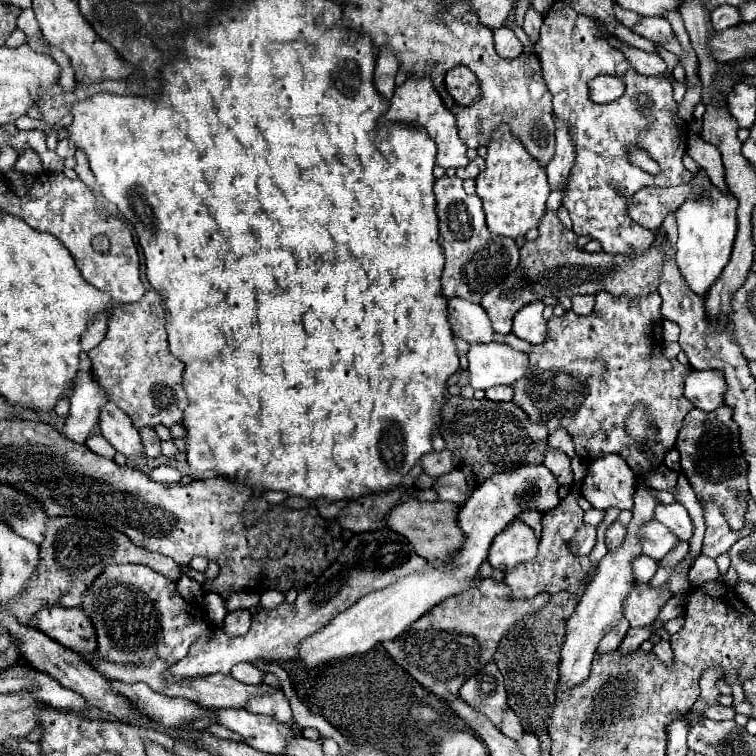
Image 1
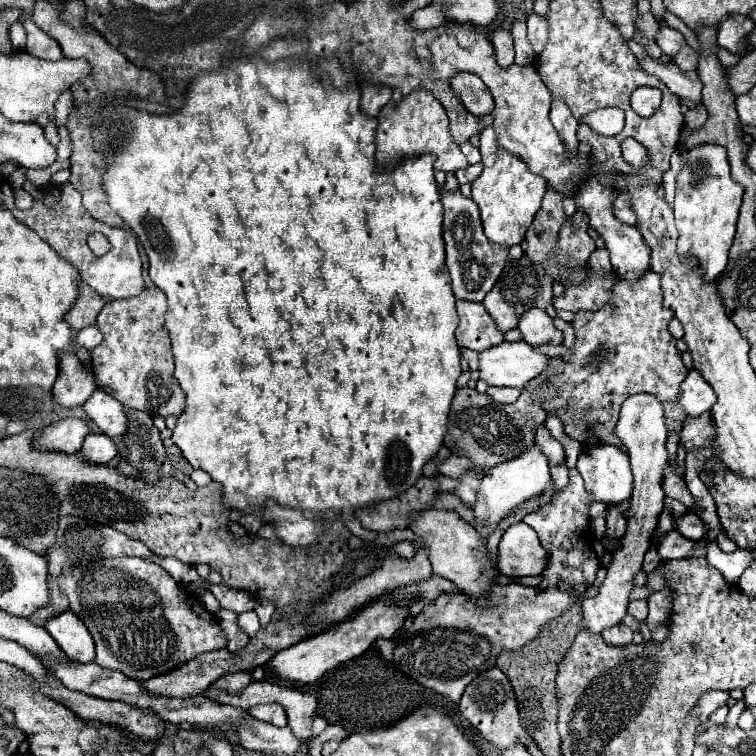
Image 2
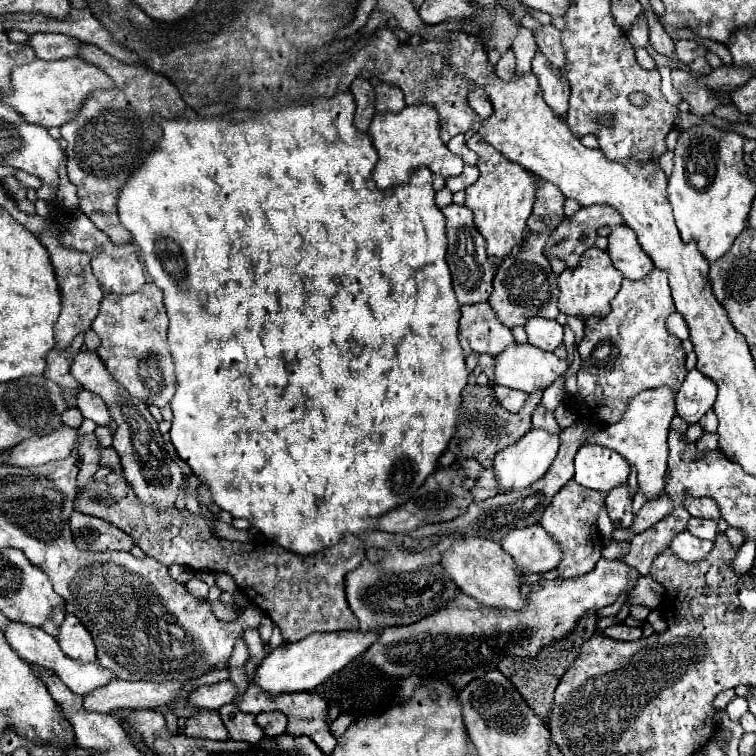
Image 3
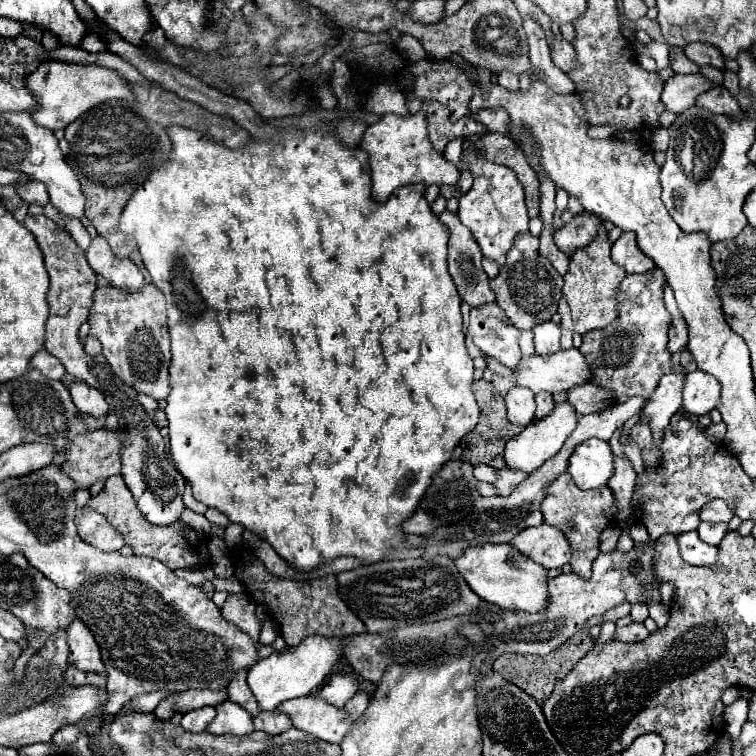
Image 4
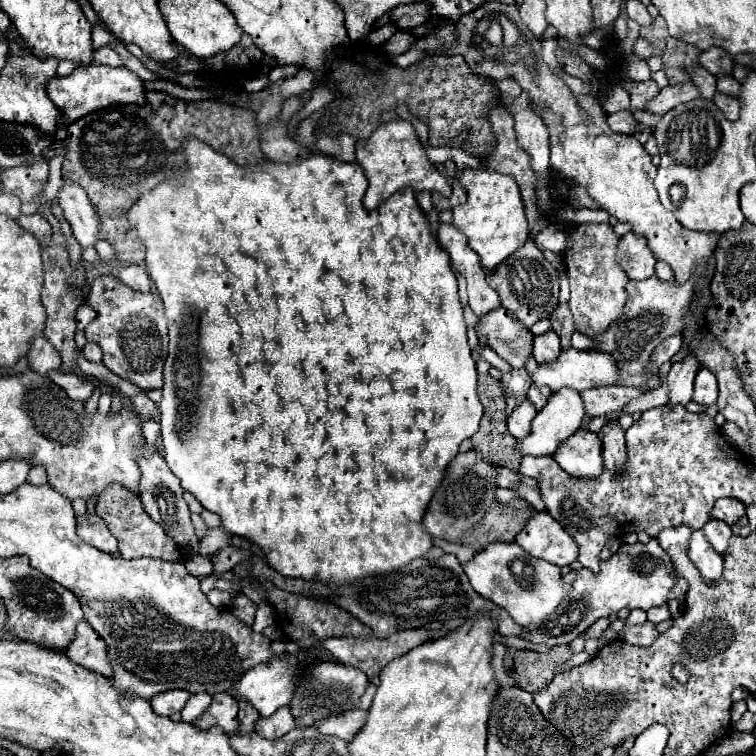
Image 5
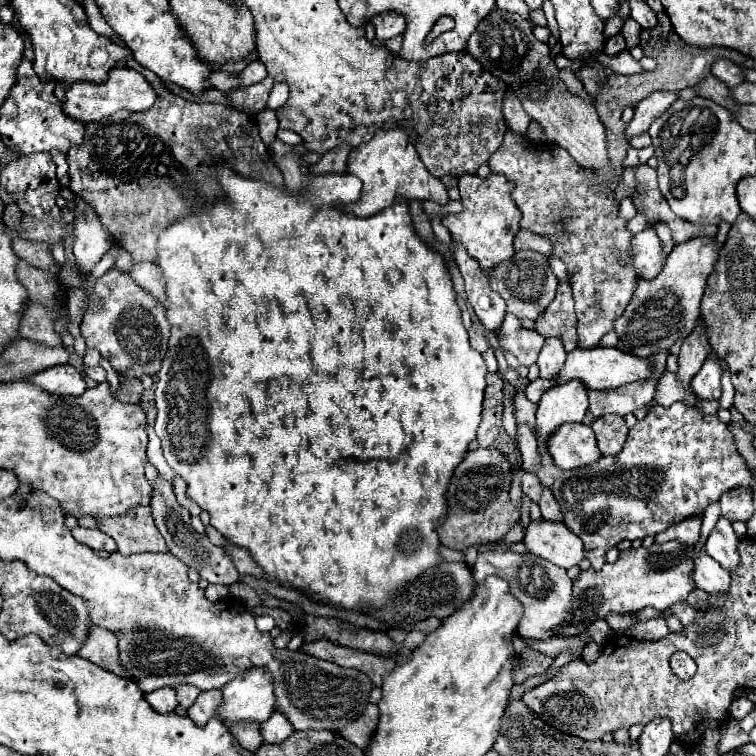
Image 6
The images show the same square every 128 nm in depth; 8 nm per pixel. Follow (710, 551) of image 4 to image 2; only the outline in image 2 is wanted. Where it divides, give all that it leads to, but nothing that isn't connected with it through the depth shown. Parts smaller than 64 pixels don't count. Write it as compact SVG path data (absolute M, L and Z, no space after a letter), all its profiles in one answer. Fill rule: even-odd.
M670 530L666 534L652 534L652 542L656 544L656 552L660 560L676 560L676 558L688 558L694 546L694 540L688 540L680 536L678 530ZM712 542L712 566L716 566L722 576L726 578L726 582L736 584L740 574L748 568L748 558L746 558L746 550L736 550L732 554L724 554L718 550L718 546Z

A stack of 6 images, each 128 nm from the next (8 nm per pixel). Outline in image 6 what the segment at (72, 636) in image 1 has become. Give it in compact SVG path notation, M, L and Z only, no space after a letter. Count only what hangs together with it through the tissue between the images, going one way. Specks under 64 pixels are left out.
M92 626L86 642L78 650L78 656L84 660L90 660L92 664L96 664L108 672L114 672L116 676L128 678L128 672L124 668L120 668L116 636L112 636L112 632L108 632L106 628Z

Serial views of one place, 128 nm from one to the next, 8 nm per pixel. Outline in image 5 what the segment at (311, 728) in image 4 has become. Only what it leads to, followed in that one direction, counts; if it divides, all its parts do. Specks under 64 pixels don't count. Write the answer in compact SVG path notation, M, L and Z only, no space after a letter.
M348 710L342 714L334 714L334 716L316 720L314 728L322 734L338 736L344 742L350 742L356 736L356 732L360 730L360 726L364 726L364 720L366 720L364 710Z

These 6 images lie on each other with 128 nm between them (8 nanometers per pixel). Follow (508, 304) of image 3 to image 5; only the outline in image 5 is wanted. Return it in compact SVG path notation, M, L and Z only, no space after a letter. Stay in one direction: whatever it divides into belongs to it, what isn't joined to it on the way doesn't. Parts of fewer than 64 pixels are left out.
M528 240L520 250L508 256L508 260L504 260L504 264L500 264L500 268L496 268L486 280L500 294L502 306L510 310L526 328L532 328L538 320L550 318L550 314L558 306L558 272L542 256L542 252L536 248L532 240Z

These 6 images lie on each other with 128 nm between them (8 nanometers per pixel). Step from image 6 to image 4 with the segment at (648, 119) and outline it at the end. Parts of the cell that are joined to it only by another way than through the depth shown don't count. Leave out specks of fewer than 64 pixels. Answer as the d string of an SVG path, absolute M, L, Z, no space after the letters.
M674 74L670 80L664 84L662 92L662 102L670 112L684 112L690 106L694 106L694 100L698 94L706 92L712 88L714 82L704 78L702 74Z

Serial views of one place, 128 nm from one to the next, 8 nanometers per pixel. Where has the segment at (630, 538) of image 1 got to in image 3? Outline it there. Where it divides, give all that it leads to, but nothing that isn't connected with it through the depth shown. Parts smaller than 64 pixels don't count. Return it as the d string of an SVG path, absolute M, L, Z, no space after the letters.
M670 388L644 390L630 400L620 422L606 426L604 430L592 434L586 442L606 446L606 448L612 448L618 454L622 454L636 468L638 488L642 490L644 498L656 500L664 492L664 486L666 486L666 458L668 458L666 440L668 440L668 432L670 432L670 420L674 418L674 414L676 414L674 392L670 392Z

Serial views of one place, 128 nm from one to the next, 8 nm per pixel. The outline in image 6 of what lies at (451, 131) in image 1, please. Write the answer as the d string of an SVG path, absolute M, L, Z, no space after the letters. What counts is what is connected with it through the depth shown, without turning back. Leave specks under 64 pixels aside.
M400 128L380 130L370 142L356 146L348 158L348 172L356 174L364 182L358 202L344 206L344 212L352 212L356 216L376 214L392 206L396 196L402 196L406 200L434 200L438 204L446 204L450 200L446 186L440 182L440 178L432 176L426 170L414 144Z

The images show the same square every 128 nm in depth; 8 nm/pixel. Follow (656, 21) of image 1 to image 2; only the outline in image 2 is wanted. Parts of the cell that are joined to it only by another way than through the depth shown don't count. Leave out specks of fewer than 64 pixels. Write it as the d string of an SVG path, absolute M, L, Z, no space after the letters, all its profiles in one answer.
M660 22L660 28L658 28L658 34L656 34L654 42L656 42L656 44L660 46L660 50L666 52L668 56L674 56L674 54L686 44L684 36L682 36L678 30L674 30L674 28L670 28L668 24L664 24L664 22Z

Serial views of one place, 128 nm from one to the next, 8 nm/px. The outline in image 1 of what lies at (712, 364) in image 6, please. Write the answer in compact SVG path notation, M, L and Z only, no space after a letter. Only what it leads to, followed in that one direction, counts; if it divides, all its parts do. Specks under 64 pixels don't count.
M692 370L686 378L684 396L700 410L712 412L724 404L726 380L718 370Z

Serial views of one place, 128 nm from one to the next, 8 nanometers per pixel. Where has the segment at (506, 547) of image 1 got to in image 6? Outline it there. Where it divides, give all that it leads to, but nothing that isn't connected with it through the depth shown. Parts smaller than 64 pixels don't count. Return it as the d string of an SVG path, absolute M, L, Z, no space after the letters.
M532 520L522 542L526 544L528 552L562 568L576 566L584 558L582 540L572 534L564 522Z

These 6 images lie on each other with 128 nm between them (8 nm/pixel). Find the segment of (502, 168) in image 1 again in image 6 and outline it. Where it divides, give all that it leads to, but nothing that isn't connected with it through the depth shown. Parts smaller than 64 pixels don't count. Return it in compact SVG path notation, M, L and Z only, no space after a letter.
M462 174L458 190L464 210L460 214L444 216L442 224L456 240L462 242L468 254L480 262L482 270L490 270L502 260L510 260L514 254L514 238L520 232L520 210L510 196L514 184L506 180L504 174L490 174L486 178L476 174Z

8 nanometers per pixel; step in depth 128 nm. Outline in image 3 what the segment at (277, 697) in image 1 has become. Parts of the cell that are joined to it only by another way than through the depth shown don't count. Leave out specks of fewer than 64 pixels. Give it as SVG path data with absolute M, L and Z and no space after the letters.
M262 712L256 716L256 722L268 734L268 738L276 738L286 732L286 716L280 712Z

